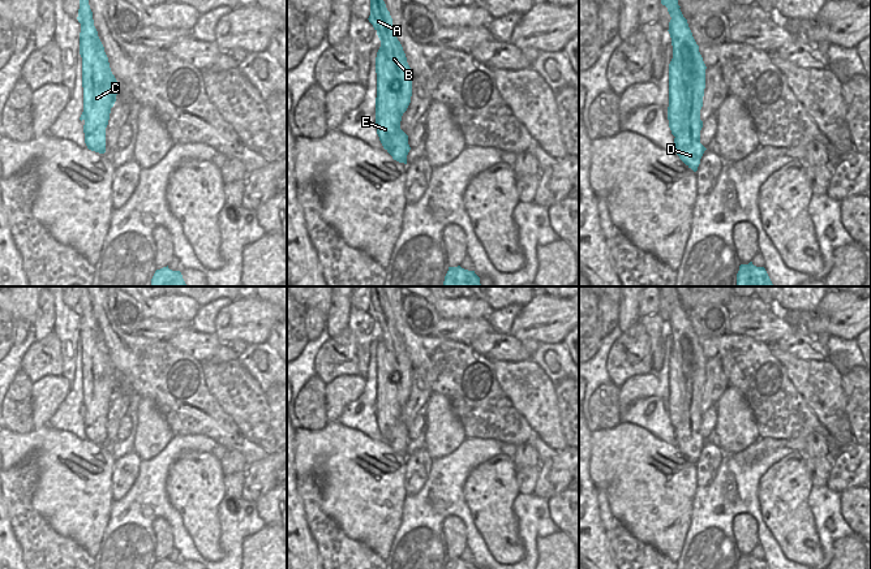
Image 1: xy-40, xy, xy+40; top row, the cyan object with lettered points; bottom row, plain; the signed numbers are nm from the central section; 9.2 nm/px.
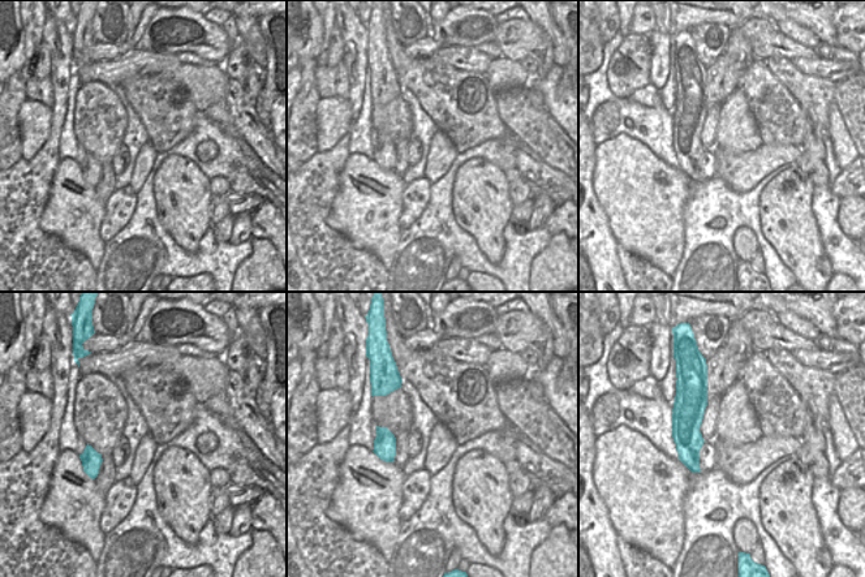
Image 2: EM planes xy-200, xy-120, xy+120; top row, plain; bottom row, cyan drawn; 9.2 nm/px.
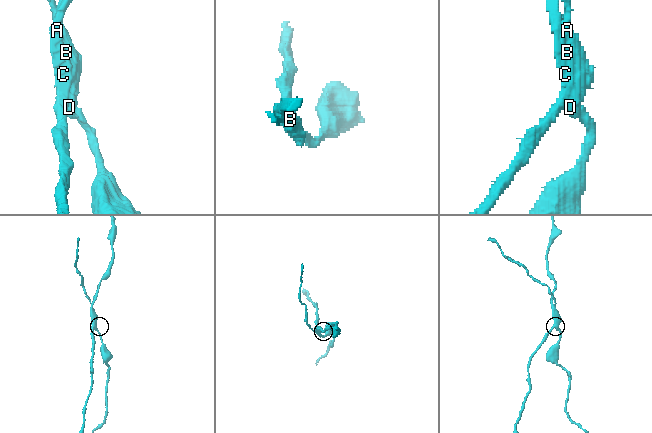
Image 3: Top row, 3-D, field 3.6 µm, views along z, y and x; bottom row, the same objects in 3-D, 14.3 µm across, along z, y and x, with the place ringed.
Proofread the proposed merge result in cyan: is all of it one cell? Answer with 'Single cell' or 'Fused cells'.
Fused cells

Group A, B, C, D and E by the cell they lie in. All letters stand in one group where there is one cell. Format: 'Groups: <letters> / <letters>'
Groups: A B D / C E

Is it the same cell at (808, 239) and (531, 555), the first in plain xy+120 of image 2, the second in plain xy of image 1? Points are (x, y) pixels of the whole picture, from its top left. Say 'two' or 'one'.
two

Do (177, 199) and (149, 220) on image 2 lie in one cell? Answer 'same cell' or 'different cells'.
different cells

